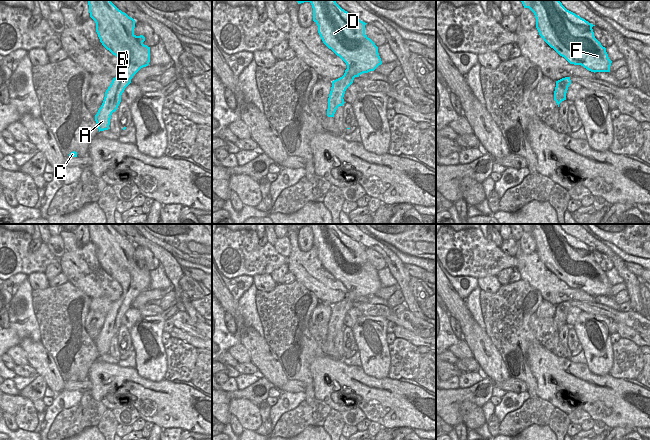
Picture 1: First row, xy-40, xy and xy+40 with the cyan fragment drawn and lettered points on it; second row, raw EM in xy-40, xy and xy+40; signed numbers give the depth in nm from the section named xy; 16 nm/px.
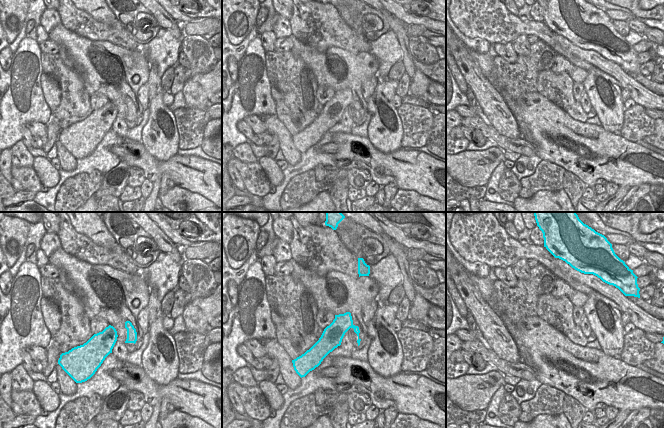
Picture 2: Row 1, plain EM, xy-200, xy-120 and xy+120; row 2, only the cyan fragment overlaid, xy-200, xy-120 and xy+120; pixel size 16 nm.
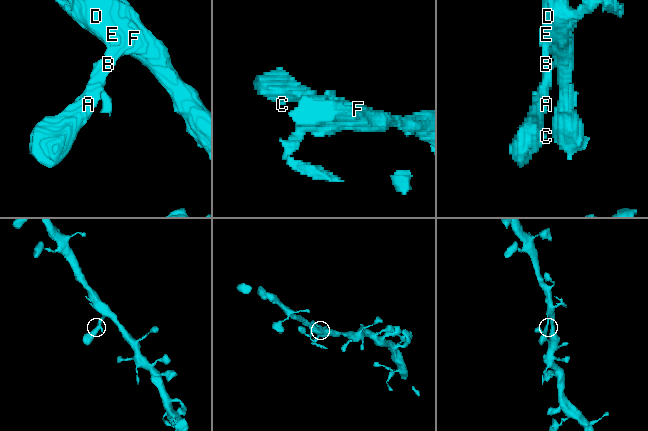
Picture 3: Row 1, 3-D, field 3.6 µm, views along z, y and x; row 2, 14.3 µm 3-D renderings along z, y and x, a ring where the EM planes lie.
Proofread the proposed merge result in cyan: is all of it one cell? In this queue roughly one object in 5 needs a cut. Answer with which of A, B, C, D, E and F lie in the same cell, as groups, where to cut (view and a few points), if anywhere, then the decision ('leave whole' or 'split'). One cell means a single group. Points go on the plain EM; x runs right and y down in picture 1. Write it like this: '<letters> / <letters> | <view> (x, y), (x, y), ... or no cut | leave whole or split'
A B C D E F | no cut | leave whole

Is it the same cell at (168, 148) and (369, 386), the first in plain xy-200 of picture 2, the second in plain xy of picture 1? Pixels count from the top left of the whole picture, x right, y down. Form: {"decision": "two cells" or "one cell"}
{"decision": "two cells"}

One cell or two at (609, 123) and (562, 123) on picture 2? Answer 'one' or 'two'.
two

